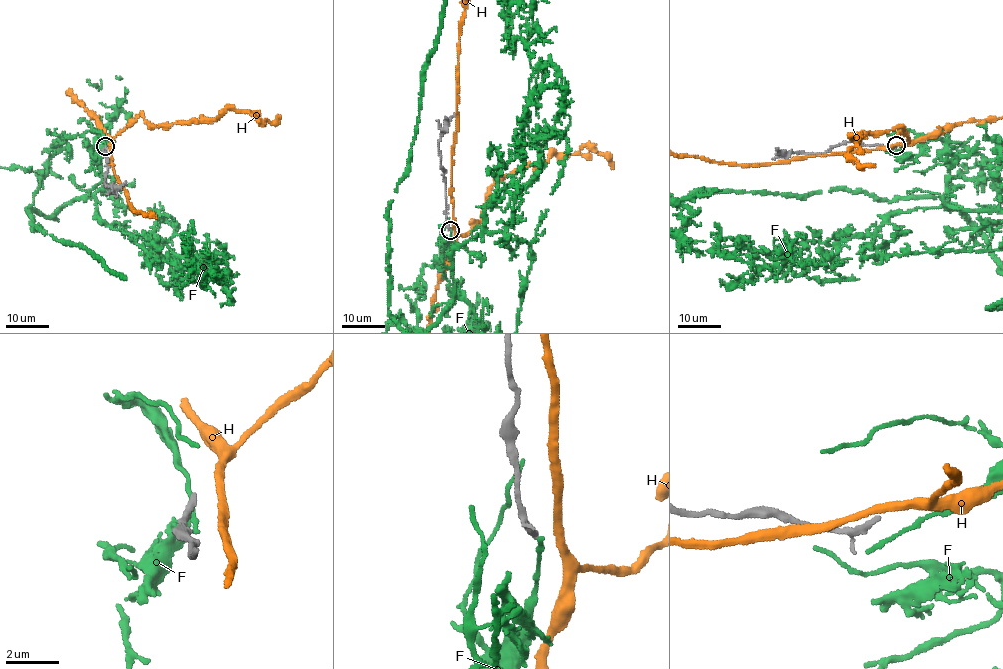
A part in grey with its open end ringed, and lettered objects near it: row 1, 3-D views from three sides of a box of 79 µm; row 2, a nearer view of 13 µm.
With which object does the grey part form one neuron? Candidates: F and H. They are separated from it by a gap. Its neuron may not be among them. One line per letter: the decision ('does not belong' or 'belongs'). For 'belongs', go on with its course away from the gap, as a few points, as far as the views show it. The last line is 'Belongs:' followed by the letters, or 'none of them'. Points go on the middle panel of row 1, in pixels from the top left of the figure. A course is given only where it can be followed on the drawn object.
F: does not belong
H: does not belong
Belongs: none of them

